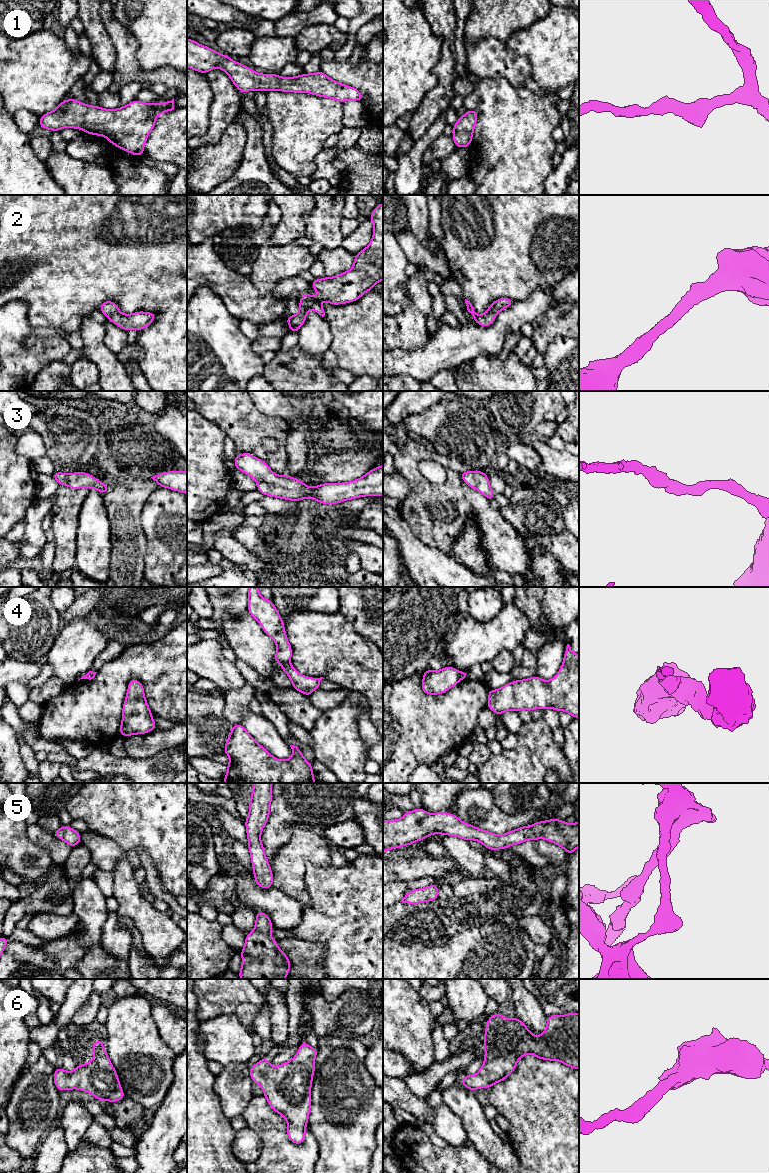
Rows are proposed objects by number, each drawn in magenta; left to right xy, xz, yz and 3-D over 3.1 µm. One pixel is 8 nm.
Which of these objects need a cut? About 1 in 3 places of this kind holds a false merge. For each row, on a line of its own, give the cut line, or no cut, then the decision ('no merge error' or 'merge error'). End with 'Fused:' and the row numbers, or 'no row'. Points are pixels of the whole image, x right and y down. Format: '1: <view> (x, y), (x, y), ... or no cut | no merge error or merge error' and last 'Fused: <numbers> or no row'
1: no cut | no merge error
2: no cut | no merge error
3: no cut | no merge error
4: xz (289, 662), (282, 665) | merge error
5: no cut | no merge error
6: no cut | no merge error
Fused: 4

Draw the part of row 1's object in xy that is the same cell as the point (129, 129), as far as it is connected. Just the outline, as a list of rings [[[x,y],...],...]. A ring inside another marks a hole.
[[[174,98],[160,104],[133,100],[114,110],[67,99],[55,110],[40,116],[38,127],[52,132],[65,127],[81,129],[89,135],[104,136],[114,146],[141,157],[156,119],[161,113],[172,110]]]

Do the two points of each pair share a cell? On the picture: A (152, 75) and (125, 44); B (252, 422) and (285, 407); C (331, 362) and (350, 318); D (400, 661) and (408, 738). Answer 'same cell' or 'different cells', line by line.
A: same cell
B: different cells
C: different cells
D: different cells

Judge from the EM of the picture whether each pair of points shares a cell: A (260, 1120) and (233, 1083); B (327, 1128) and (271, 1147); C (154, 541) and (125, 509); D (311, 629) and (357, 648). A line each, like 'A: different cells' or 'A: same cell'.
A: different cells
B: different cells
C: different cells
D: same cell

